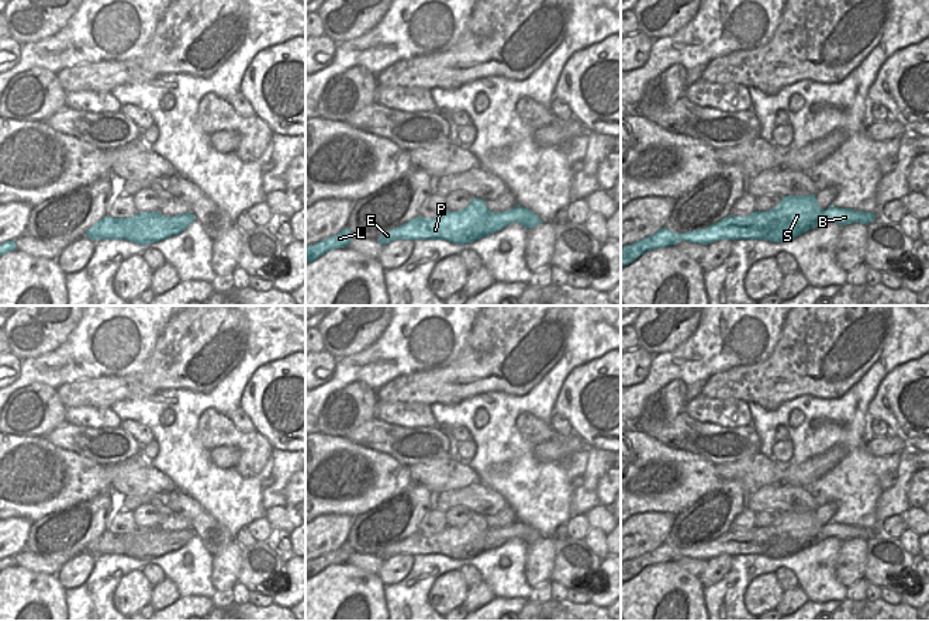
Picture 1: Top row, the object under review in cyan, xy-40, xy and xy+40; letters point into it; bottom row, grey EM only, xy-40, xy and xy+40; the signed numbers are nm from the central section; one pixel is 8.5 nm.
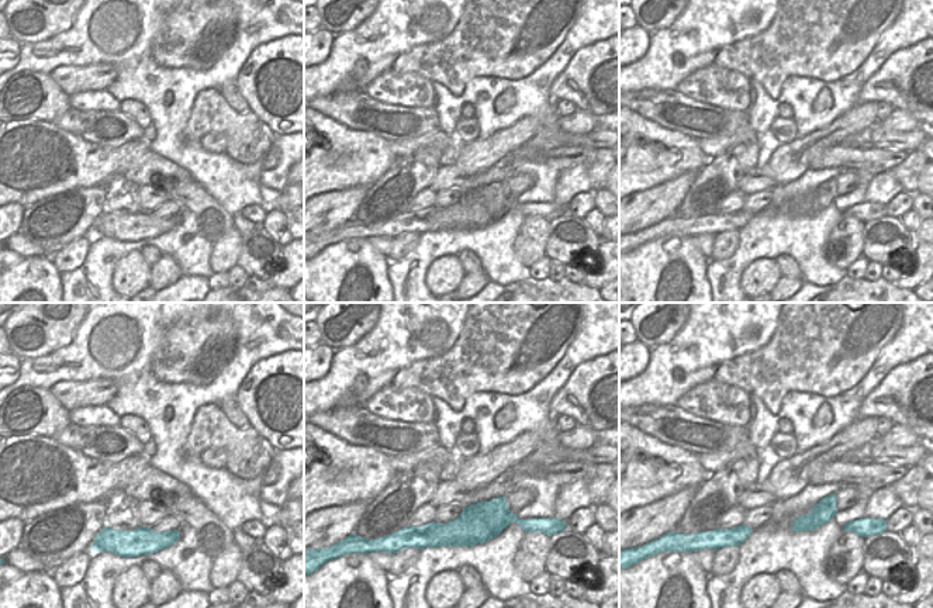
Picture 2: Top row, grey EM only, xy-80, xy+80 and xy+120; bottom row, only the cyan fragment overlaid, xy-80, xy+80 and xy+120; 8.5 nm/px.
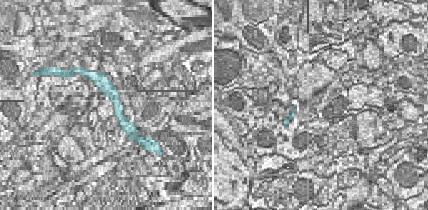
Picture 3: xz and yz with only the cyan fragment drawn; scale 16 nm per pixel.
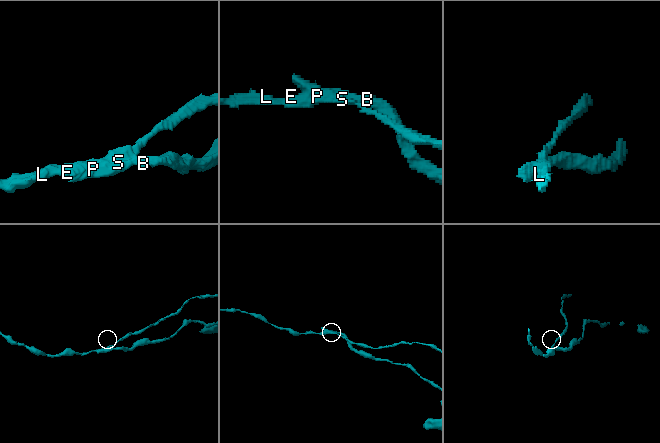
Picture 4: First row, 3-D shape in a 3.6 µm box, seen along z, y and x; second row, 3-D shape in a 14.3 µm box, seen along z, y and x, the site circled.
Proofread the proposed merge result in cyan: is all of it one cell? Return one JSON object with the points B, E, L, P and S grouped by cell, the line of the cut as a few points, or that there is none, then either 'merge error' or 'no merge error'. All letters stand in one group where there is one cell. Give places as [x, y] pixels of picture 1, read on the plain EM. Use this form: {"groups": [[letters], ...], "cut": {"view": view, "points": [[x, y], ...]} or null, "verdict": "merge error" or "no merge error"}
{"groups": [["B"], ["E", "L", "P", "S"]], "cut": {"view": "xy", "points": [[508, 525], [515, 535]]}, "verdict": "merge error"}

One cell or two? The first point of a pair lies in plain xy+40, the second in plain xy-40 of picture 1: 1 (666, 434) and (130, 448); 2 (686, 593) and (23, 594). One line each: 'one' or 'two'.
1: one
2: one

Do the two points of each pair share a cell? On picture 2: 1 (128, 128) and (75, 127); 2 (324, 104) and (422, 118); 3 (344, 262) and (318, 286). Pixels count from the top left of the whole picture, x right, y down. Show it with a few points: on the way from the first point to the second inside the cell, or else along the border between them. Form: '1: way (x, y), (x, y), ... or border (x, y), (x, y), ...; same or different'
1: way (117, 135), (109, 127), (89, 127); same
2: way (348, 107), (359, 114), (398, 118); same
3: way (338, 268), (324, 282); same

